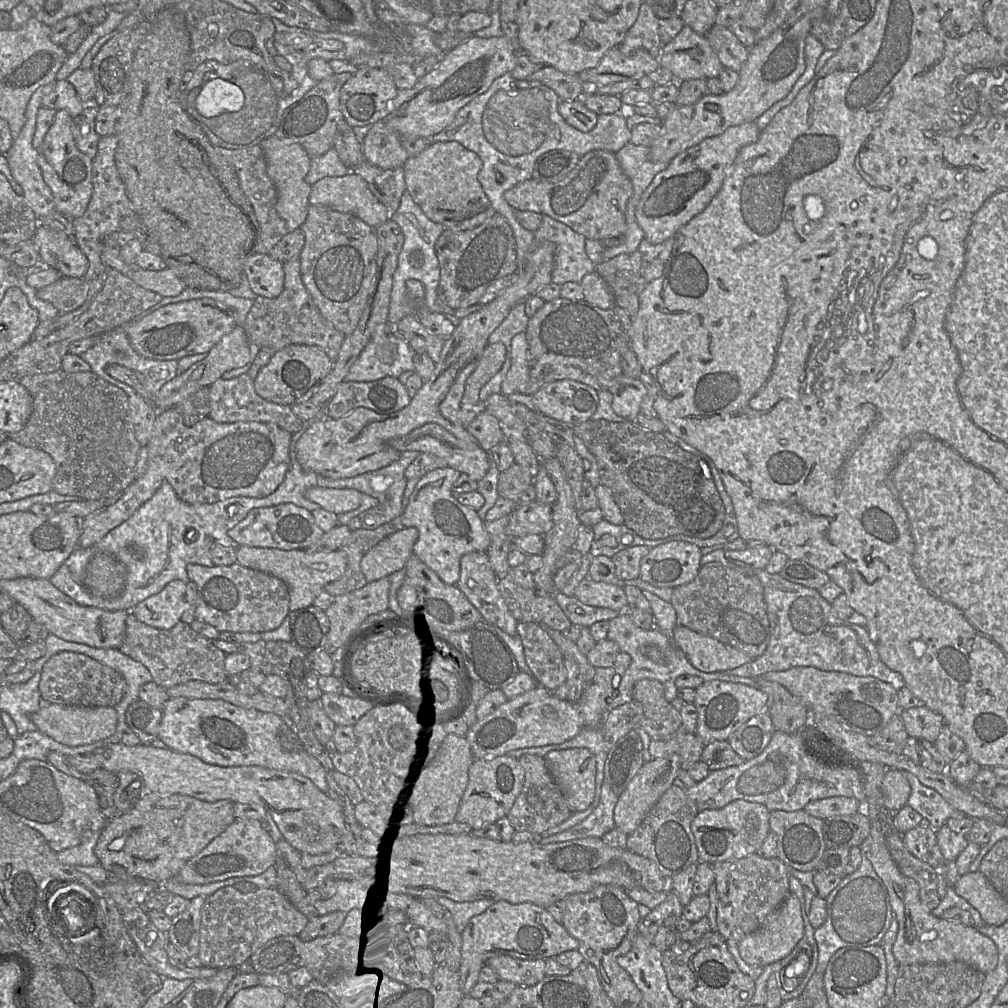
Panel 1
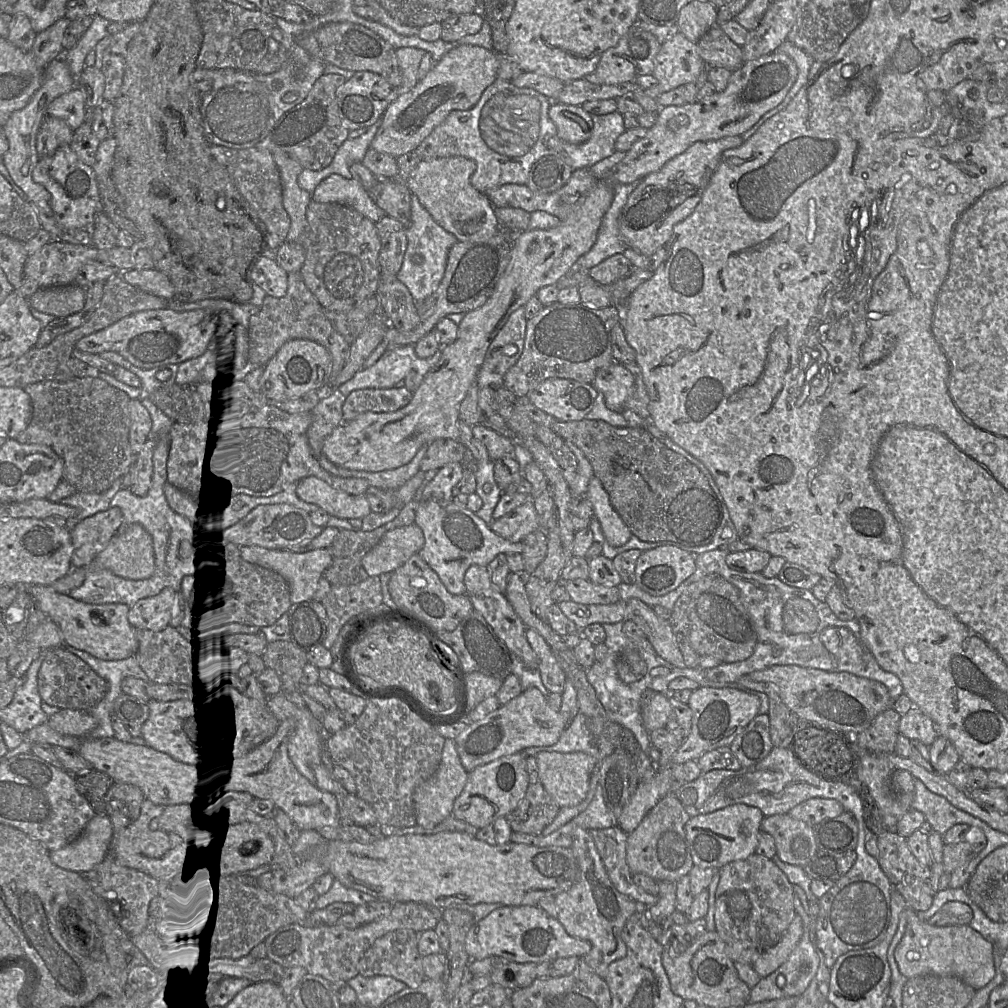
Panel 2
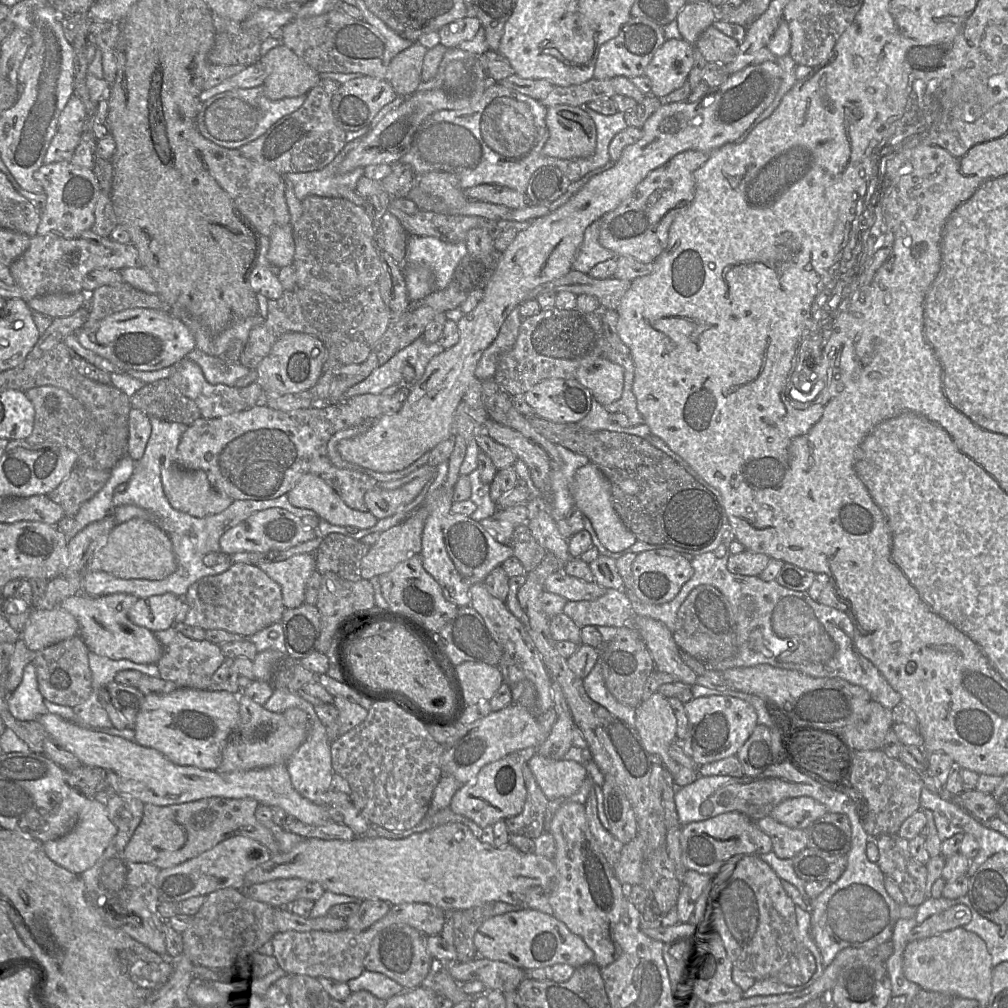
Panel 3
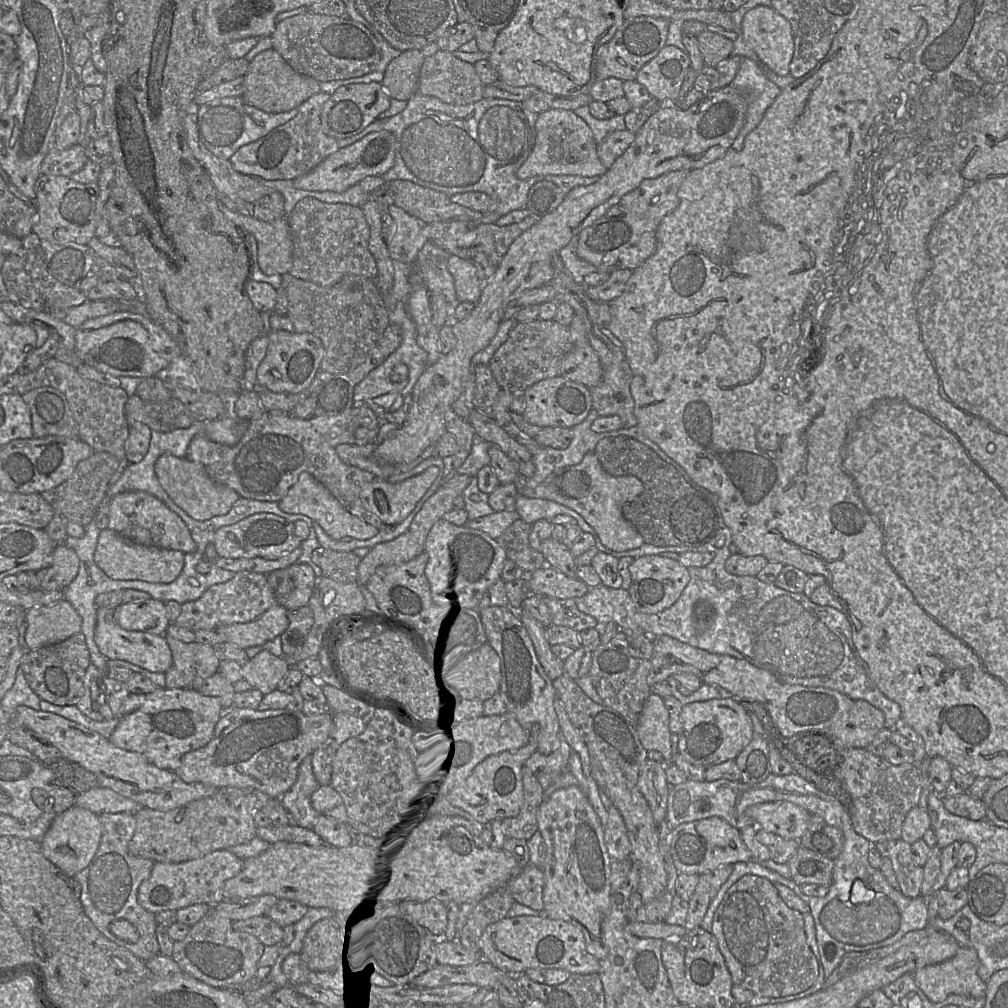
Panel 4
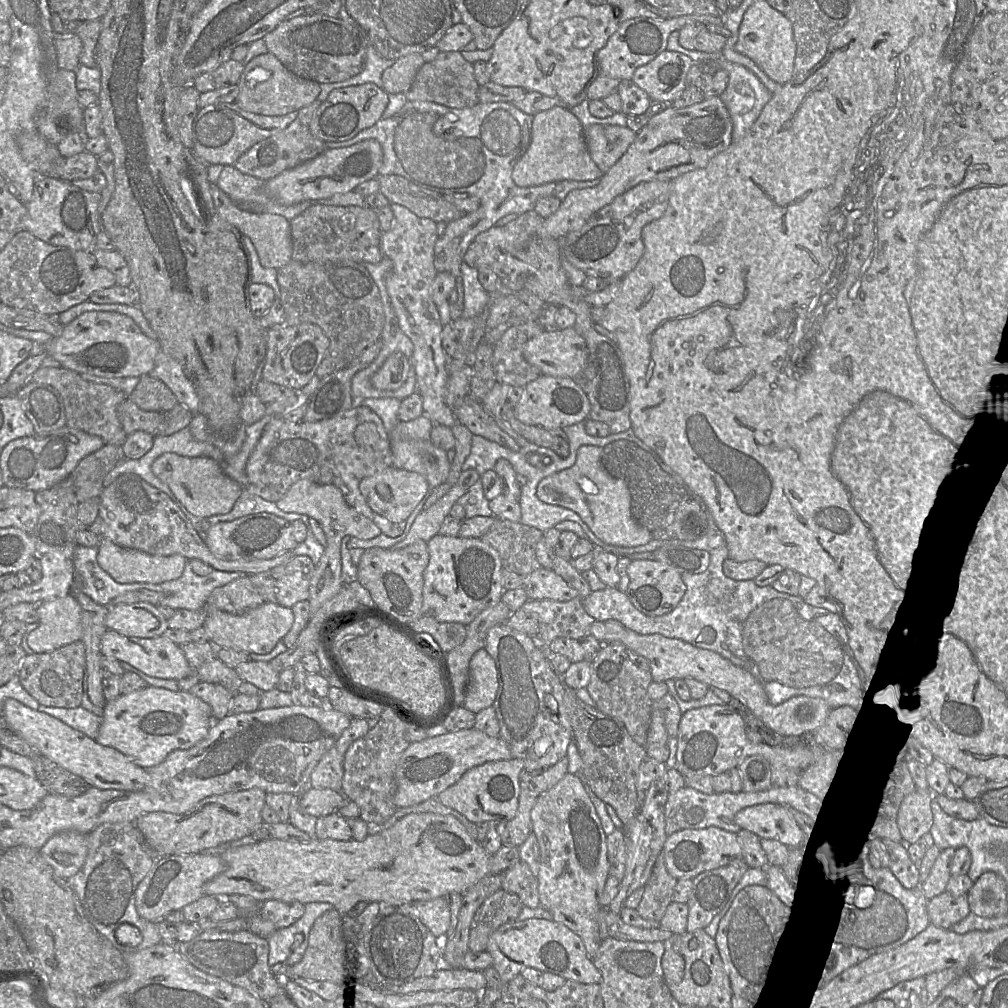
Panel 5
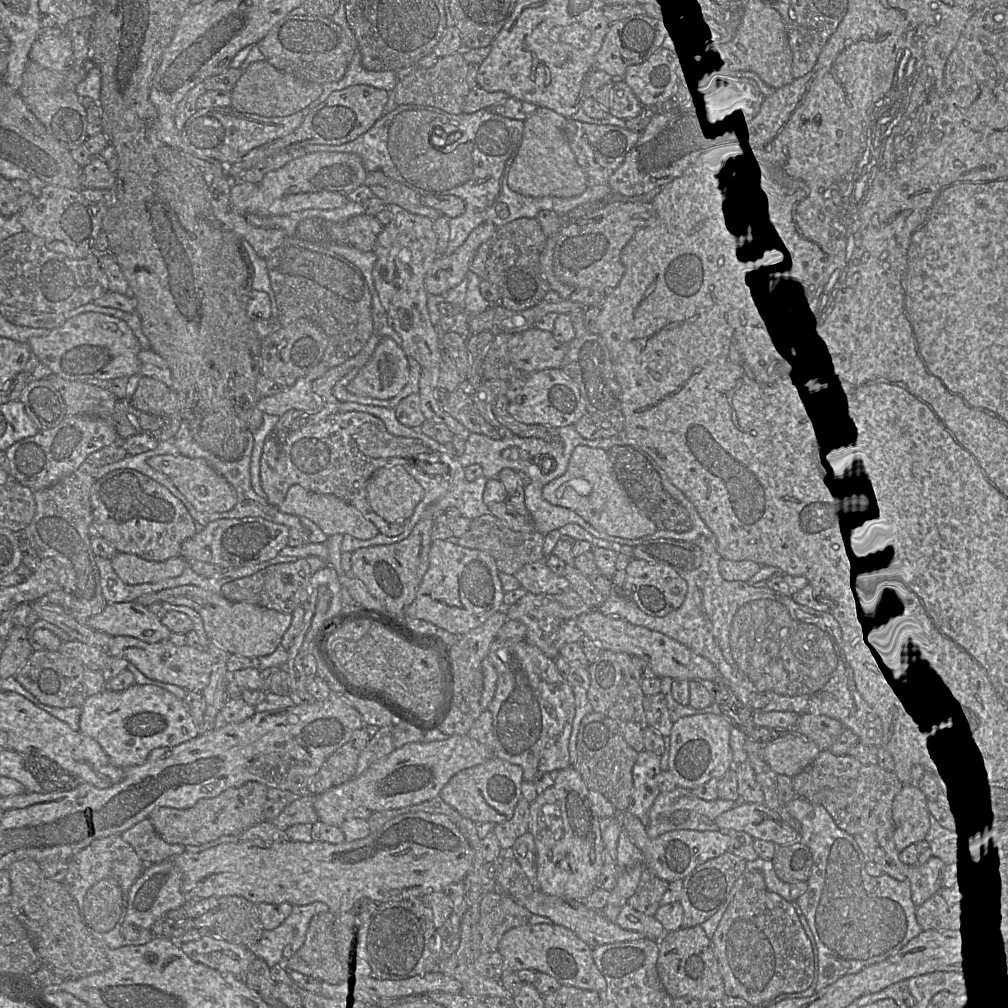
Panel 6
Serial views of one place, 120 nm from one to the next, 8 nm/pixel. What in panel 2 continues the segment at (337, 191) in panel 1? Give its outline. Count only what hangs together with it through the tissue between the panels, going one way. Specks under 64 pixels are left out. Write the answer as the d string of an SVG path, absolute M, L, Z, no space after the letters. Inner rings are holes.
M337 174L321 181L311 193L311 200L347 205L374 223L386 215L358 181L345 179Z

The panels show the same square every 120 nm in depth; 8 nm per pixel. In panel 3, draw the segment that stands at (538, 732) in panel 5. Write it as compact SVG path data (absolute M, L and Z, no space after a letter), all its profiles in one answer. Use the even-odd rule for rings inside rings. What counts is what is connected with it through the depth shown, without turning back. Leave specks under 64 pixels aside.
M484 582L476 583L469 588L470 606L482 617L491 636L501 647L503 654L498 667L501 671L503 682L508 686L528 680L536 692L538 713L543 713L553 707L551 698L551 678L544 666L538 650L529 636L524 623L516 618L507 608L505 602L494 597L486 588Z

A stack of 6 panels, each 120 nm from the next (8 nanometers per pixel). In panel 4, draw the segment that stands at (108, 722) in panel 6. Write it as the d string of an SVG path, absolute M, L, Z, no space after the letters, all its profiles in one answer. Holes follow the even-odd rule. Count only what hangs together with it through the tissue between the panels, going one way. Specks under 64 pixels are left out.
M158 688L149 694L130 694L124 701L118 724L108 740L116 747L143 755L160 769L177 770L184 754L205 746L213 737L215 725L224 713L218 697L206 696L197 689Z

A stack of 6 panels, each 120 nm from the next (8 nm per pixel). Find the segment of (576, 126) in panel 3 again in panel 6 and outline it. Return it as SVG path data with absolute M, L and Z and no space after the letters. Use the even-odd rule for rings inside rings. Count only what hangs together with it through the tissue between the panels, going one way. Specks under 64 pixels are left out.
M539 107L524 121L524 132L507 176L511 190L531 197L572 198L589 186L565 134L567 118L549 108Z

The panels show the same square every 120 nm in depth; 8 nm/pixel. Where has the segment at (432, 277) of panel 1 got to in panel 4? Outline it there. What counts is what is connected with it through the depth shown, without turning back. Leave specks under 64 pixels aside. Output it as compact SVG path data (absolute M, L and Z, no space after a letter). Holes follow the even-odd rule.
M450 255L448 270L454 278L457 301L476 304L481 296L484 282L477 277L476 268L472 262Z

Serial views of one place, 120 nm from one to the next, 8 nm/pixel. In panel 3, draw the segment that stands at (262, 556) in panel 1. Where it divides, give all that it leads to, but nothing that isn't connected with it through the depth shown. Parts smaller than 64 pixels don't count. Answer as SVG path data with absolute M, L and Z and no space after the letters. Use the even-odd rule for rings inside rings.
M298 554L282 561L258 563L257 566L280 586L286 609L305 603L307 582L316 570L313 554Z

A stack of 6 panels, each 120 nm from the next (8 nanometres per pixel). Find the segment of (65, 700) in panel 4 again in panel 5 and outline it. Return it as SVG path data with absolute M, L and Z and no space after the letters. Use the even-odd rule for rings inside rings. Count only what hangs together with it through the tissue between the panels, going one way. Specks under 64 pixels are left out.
M78 640L52 652L27 654L19 667L18 677L23 688L40 705L72 709L81 705L85 669L85 647Z

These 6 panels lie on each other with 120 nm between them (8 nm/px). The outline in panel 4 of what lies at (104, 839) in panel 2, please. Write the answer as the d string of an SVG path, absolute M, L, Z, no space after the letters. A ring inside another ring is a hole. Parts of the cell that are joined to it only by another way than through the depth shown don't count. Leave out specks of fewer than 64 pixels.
M73 806L56 816L41 840L43 855L66 875L74 877L88 866L96 854L102 837L99 815Z

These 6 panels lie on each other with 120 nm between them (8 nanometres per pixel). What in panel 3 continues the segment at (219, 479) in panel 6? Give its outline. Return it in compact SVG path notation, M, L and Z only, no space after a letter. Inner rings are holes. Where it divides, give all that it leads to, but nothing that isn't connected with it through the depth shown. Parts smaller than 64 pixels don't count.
M176 463L163 465L161 482L171 506L197 518L218 514L233 501L211 486L204 471L187 470Z

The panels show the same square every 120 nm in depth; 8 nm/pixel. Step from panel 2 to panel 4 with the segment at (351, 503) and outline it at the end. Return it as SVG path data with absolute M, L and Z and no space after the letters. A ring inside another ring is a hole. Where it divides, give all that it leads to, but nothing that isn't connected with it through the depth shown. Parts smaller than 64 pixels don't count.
M302 472L299 475L297 482L278 502L278 505L286 513L304 514L310 517L335 540L343 537L366 540L376 536L379 532L374 526L347 511L326 487L308 472Z

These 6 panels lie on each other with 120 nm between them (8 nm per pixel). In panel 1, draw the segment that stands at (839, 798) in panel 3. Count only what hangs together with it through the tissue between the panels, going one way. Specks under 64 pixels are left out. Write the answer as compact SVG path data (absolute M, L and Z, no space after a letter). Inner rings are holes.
M774 731L771 741L757 757L738 766L710 771L706 778L685 788L685 793L699 812L721 809L735 800L763 804L770 812L793 812L804 809L811 801L836 796L857 799L863 810L866 799L862 773L857 766L847 762L817 759L805 750L800 732L788 734L780 731Z

